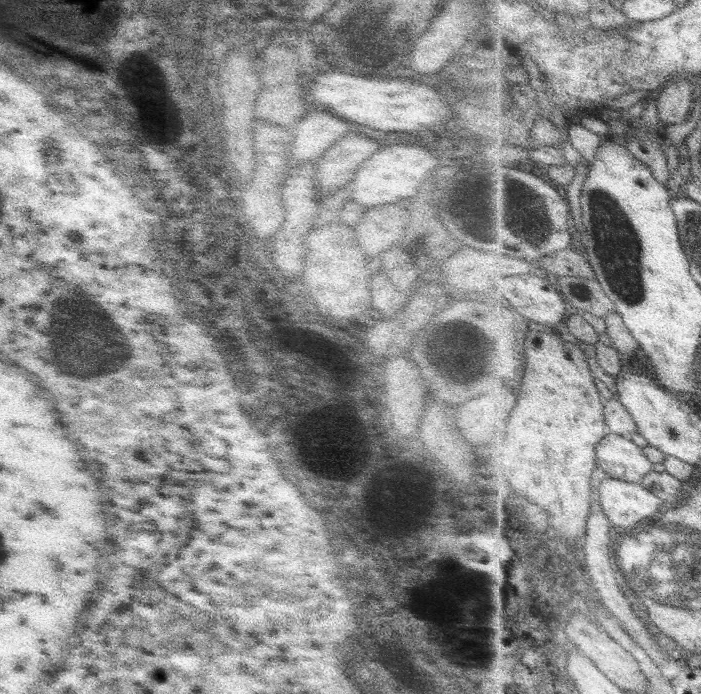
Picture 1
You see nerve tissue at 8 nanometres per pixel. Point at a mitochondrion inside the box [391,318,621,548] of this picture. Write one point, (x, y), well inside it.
(463, 349)

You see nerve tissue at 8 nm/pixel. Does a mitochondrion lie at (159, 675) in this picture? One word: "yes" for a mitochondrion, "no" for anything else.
no

